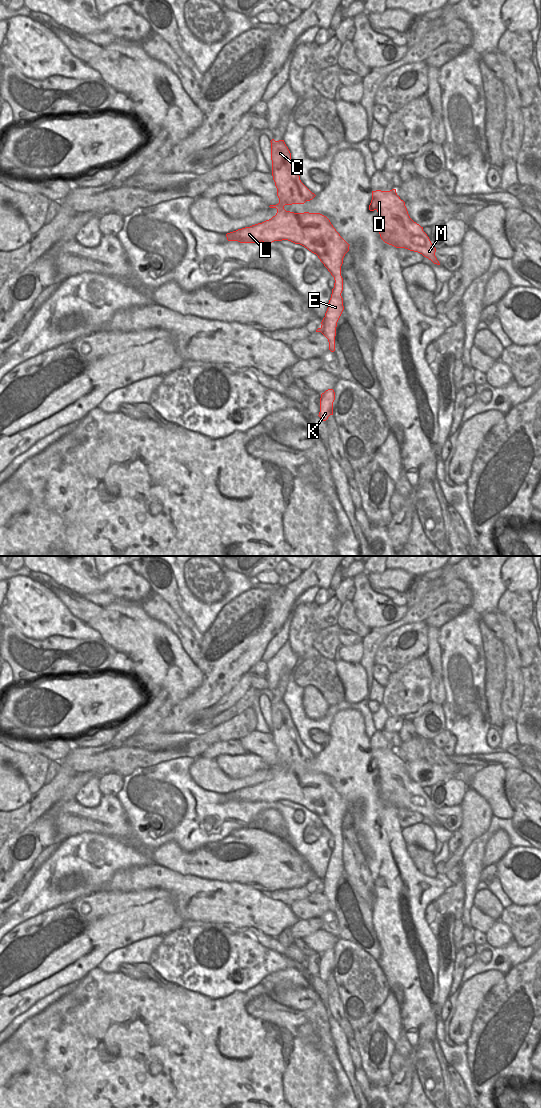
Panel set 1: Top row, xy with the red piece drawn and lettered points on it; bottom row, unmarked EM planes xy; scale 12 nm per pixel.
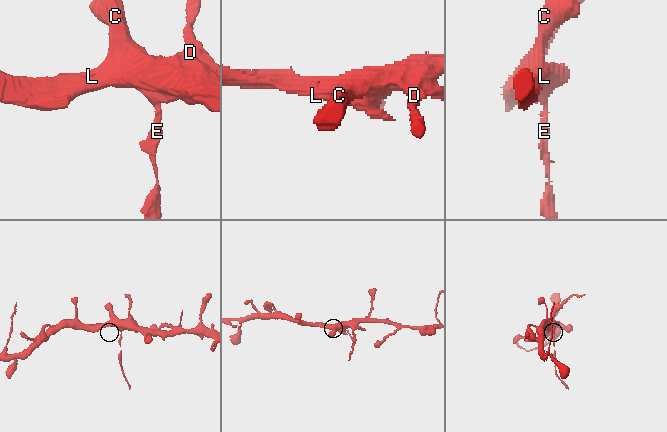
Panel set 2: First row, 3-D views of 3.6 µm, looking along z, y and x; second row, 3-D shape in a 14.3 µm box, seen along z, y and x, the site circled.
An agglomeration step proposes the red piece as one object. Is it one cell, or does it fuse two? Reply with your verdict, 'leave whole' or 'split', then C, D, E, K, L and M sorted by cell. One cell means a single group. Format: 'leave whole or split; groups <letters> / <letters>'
split; groups C D L M / E K

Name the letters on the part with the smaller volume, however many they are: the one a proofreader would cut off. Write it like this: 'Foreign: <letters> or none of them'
Foreign: E, K

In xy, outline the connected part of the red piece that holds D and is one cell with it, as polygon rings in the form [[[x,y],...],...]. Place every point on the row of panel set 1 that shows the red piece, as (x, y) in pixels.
[[[396,189],[372,191],[369,210],[376,210],[379,214],[379,234],[385,243],[418,252],[440,265],[435,256],[436,248],[423,227],[410,218],[405,202],[397,195]]]

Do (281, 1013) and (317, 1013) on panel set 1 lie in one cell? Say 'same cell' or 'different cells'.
same cell

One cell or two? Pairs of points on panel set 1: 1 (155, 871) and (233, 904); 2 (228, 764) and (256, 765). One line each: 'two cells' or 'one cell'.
1: one cell
2: one cell

